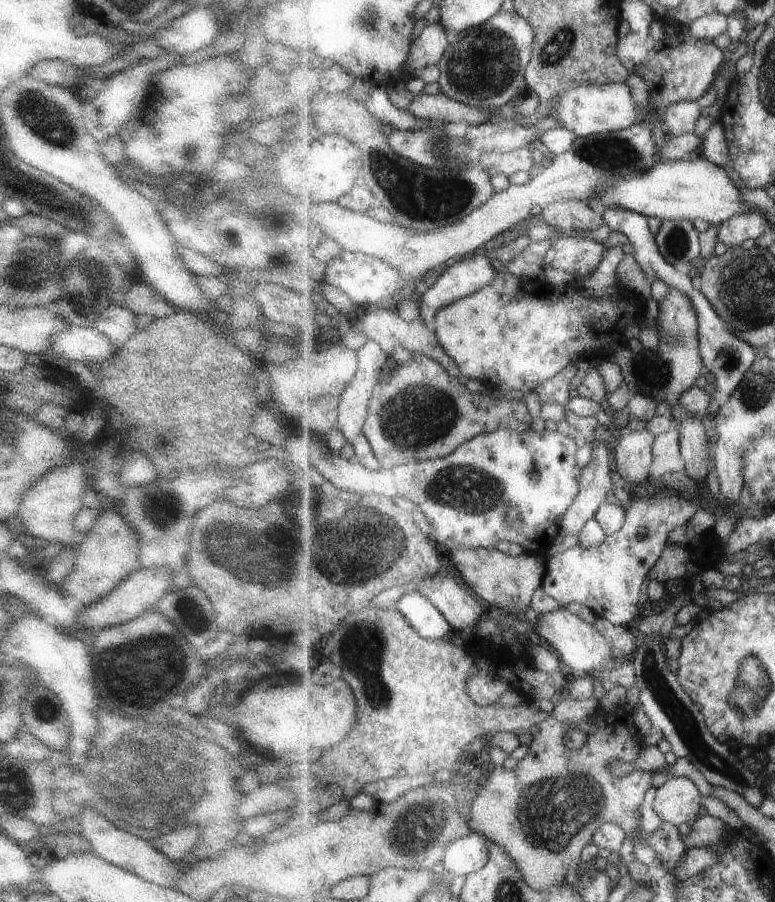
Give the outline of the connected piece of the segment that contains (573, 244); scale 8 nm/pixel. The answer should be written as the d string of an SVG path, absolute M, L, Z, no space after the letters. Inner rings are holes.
M561 237L545 255L548 268L559 268L580 279L586 273L592 274L606 258L607 246L593 239L583 237Z

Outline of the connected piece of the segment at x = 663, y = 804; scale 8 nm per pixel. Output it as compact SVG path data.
M673 777L656 789L653 808L663 822L692 825L700 816L703 800L703 794L693 780Z

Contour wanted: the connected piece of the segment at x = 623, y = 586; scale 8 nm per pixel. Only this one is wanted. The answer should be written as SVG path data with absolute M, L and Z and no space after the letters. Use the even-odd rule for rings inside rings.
M662 489L630 503L626 507L626 521L621 530L608 535L599 546L586 549L577 544L554 556L546 556L547 572L542 582L545 592L562 606L569 602L582 603L596 616L627 626L633 618L637 618L646 603L647 574L659 562L668 544L668 534L689 522L699 510L699 500L687 500L679 493ZM643 528L649 532L643 534Z

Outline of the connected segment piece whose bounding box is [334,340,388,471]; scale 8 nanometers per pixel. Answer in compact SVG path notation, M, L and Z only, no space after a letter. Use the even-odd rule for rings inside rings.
M369 340L367 346L362 346L358 350L358 359L358 373L354 376L354 380L346 386L338 402L334 403L334 419L348 442L349 456L351 456L355 462L361 463L363 466L373 469L374 471L379 471L382 468L382 464L379 462L377 455L372 449L371 443L365 436L364 424L368 417L368 408L373 389L376 387L383 370L386 368L388 358L381 348L375 346L374 341Z

